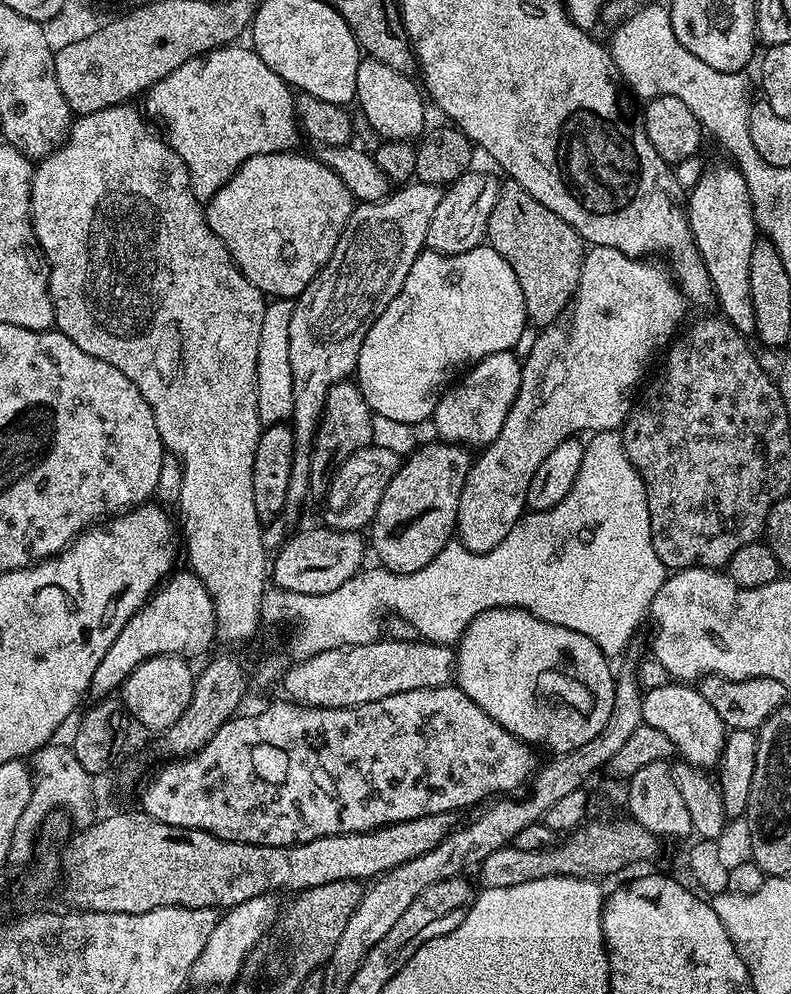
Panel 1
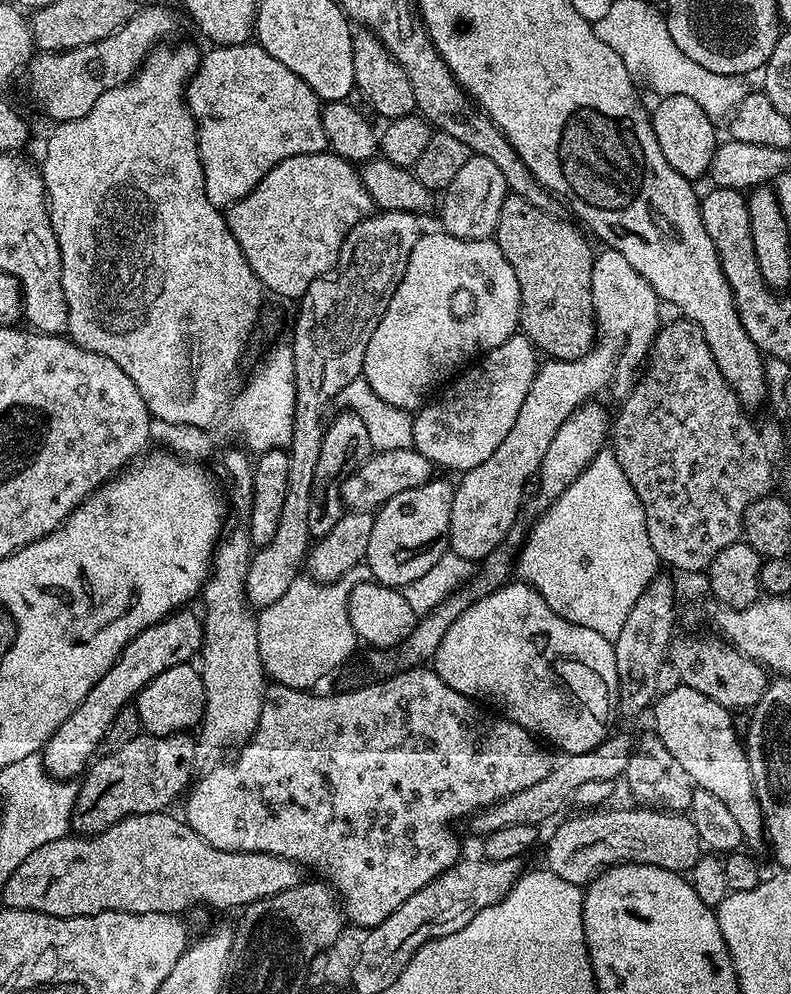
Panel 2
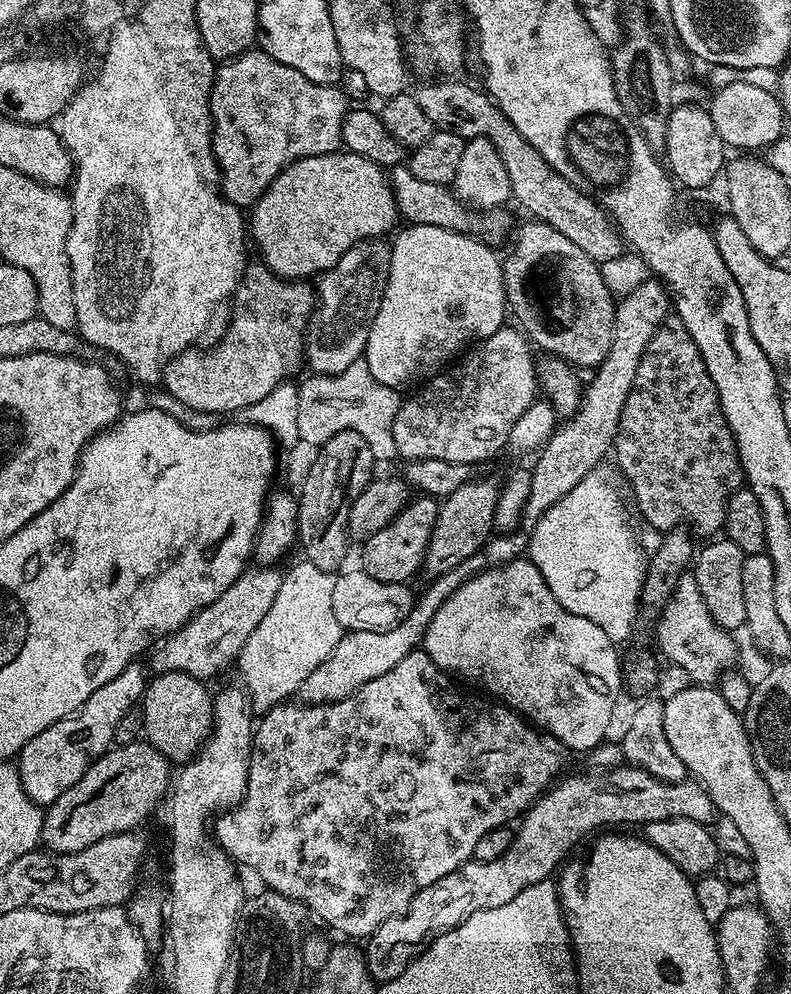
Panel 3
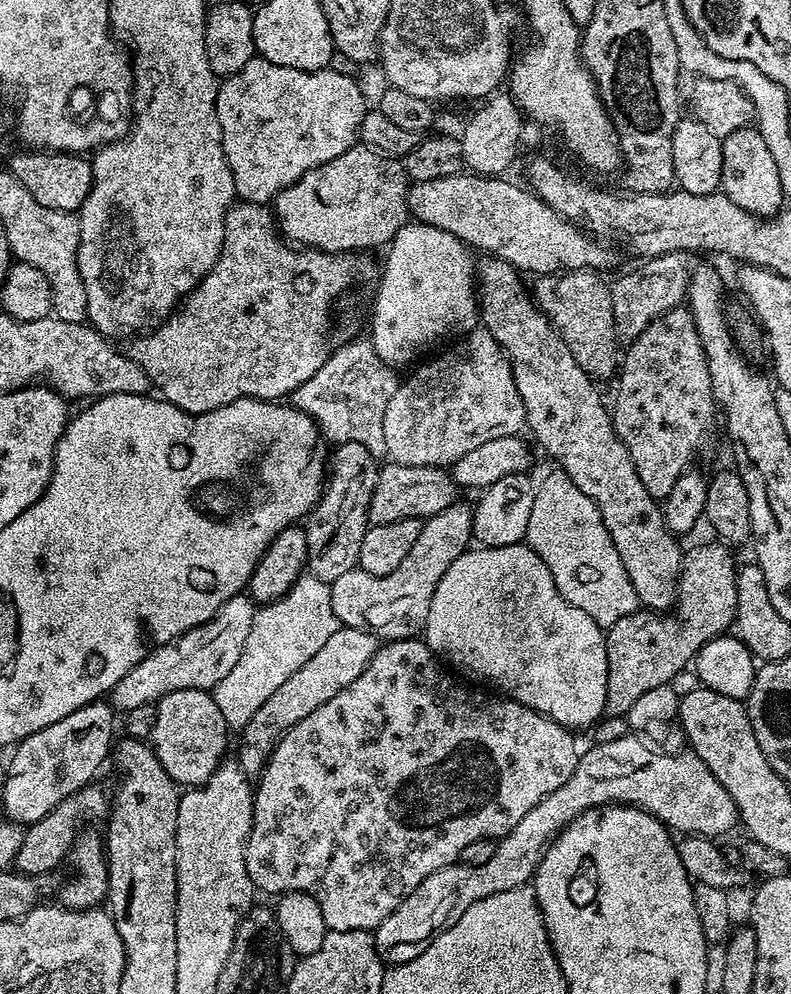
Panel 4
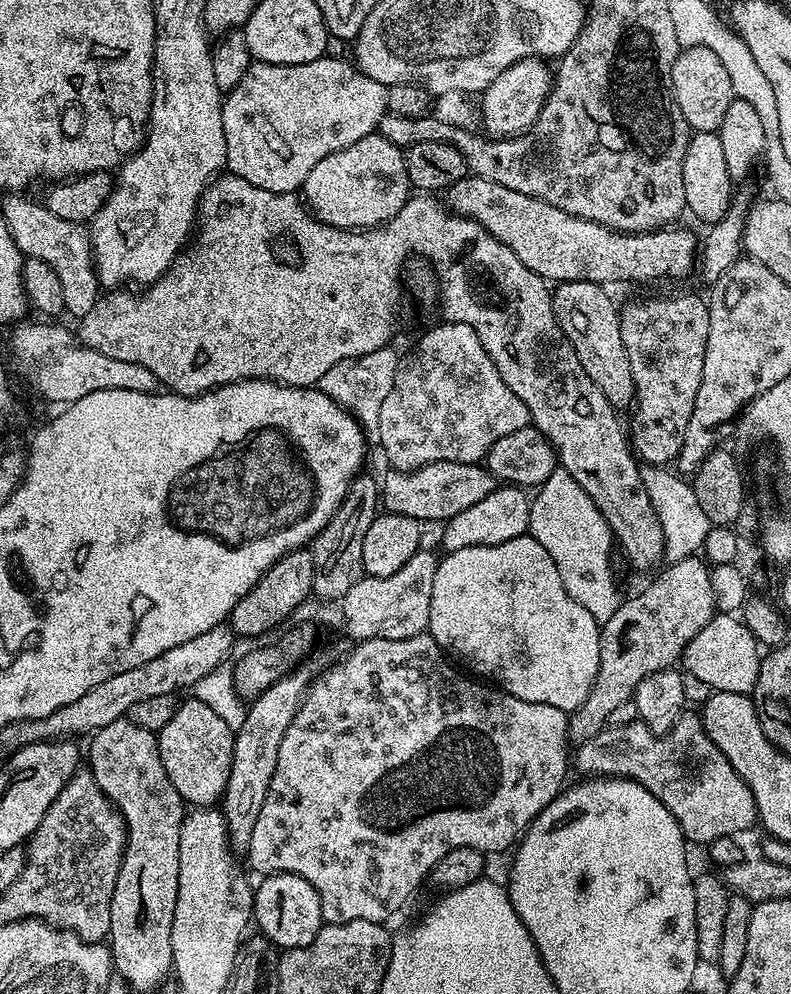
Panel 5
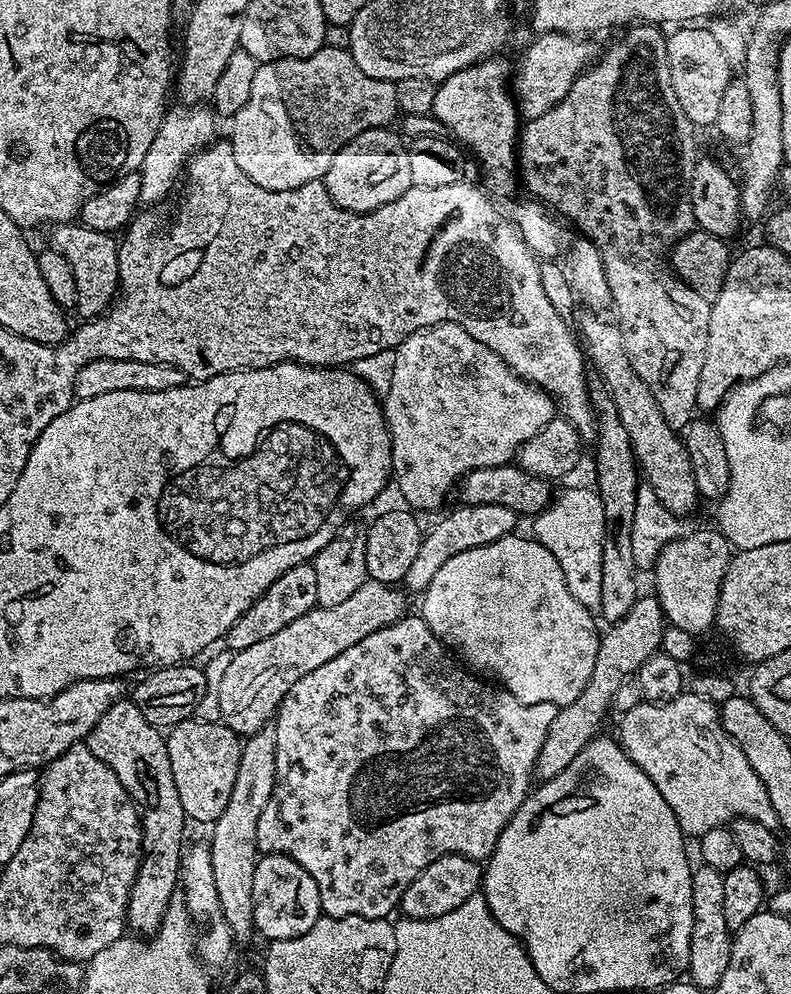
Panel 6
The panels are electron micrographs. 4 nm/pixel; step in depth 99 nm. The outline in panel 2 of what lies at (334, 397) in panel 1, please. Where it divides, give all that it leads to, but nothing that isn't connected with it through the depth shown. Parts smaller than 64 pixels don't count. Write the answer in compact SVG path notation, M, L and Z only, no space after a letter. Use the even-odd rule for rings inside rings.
M338 411L332 421L327 421L324 437L322 438L322 450L318 454L318 467L314 470L314 486L310 490L310 534L319 538L330 534L334 530L334 522L343 516L346 505L342 494L344 480L359 464L365 464L368 457L373 455L369 431L358 414L347 411Z

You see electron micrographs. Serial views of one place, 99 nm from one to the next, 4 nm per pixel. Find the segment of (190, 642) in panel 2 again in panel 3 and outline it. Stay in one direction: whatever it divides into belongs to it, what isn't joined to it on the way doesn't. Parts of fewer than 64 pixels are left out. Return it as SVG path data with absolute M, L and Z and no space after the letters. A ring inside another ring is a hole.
M133 662L118 674L118 678L110 678L102 690L94 690L90 698L71 716L54 722L42 734L30 738L26 746L22 746L18 757L21 784L25 793L33 803L47 806L62 798L82 774L104 752L113 747L118 730L118 721L122 714L141 703L146 687L143 663Z

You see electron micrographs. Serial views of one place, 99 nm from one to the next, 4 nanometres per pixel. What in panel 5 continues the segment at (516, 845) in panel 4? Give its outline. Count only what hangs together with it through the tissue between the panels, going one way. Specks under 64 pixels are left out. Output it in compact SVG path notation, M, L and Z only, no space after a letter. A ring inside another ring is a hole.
M699 715L681 716L678 723L664 736L655 736L638 718L632 718L629 724L615 724L594 734L590 742L575 749L574 768L581 772L581 777L619 776L621 780L633 780L646 786L646 790L650 790L650 794L654 794L654 798L658 798L658 802L662 802L662 806L666 806L666 810L674 814L678 826L684 832L685 841L693 845L696 843L706 846L714 838L736 836L746 831L751 824L757 823L756 803L754 794L750 794L750 786L746 786L746 782L738 778L734 766L726 762L726 754L722 754L722 750L718 750L718 746L710 742Z

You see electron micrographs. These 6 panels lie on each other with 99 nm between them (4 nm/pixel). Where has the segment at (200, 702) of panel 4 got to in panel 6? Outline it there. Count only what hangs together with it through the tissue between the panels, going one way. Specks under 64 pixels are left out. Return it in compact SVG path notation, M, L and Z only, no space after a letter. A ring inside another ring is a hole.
M189 718L173 728L167 729L166 739L170 754L170 771L174 773L174 786L178 789L178 799L182 801L182 810L189 821L211 826L226 810L230 794L234 790L234 778L238 775L238 758L242 747L241 737L229 730L222 722L206 722Z

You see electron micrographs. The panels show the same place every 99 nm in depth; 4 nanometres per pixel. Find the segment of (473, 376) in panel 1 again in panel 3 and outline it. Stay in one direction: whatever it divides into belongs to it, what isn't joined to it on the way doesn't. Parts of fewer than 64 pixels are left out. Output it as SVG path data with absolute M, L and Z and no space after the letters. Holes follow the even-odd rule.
M505 326L498 329L494 334L490 334L490 338L479 341L475 346L469 347L451 366L445 367L443 370L437 371L435 375L427 381L428 384L421 392L416 392L412 397L405 399L401 403L400 409L397 410L397 417L393 422L394 446L396 447L396 456L405 460L425 460L426 458L442 458L442 462L462 462L478 466L482 460L488 460L503 444L509 443L512 427L514 422L518 422L518 418L522 418L522 414L532 404L532 401L538 396L538 377L536 374L537 363L532 360L533 345L530 343L523 331L516 326Z

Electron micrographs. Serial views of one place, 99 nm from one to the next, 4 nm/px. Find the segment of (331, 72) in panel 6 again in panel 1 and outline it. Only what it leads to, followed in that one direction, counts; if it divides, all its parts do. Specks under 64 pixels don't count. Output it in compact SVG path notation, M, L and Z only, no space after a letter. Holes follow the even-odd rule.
M229 46L227 48L215 48L213 52L207 52L201 56L190 58L190 62L182 62L182 66L178 66L178 70L174 70L170 74L166 74L166 78L162 78L152 88L149 88L143 97L143 107L148 107L147 115L149 117L157 116L164 123L163 131L166 133L168 144L178 154L178 158L182 160L186 166L186 170L190 176L190 190L194 194L194 198L201 202L207 202L214 198L214 194L220 189L229 178L237 172L242 166L242 162L246 162L250 158L254 158L258 154L270 154L271 152L287 152L297 147L296 143L302 140L302 129L296 118L296 96L293 89L289 88L288 83L282 78L278 78L278 74L274 74L274 70L270 70L270 66L266 66L266 62L262 62L262 58L258 58L258 54L251 47L245 46Z

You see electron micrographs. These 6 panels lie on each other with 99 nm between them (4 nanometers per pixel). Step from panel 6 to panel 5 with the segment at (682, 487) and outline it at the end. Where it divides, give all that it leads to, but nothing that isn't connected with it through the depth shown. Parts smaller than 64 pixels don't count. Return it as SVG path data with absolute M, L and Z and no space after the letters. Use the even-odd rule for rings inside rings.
M566 280L557 283L552 292L554 318L562 334L566 334L570 346L574 346L574 354L578 354L582 370L590 374L590 382L606 394L608 405L617 410L631 409L636 398L634 374L630 374L630 358L626 354L626 346L622 346L618 304L604 291L594 282Z

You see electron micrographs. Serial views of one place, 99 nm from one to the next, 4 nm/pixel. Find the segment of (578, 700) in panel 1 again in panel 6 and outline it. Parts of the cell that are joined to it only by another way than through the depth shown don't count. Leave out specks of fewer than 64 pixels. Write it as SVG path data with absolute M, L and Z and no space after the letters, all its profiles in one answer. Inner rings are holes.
M520 535L503 536L498 538L498 542L490 542L486 546L478 546L474 550L462 550L462 554L454 554L454 558L450 558L450 562L445 562L442 570L438 570L438 574L434 574L434 582L430 582L430 586L422 594L421 600L424 601L421 602L418 612L424 617L426 626L430 626L430 630L436 633L436 637L443 642L445 648L455 653L473 673L495 682L522 702L531 704L550 702L563 706L574 702L574 698L578 698L578 694L582 694L586 682L590 682L590 674L594 674L594 658L598 658L598 646L601 638L598 628L596 632L598 620L590 609L582 606L582 602L578 602L578 598L574 598L574 594L570 594L570 586L566 586L562 566L558 566L554 554L550 554L550 550L546 550L546 546L542 546L534 538L529 539L527 535L525 535L526 537Z

